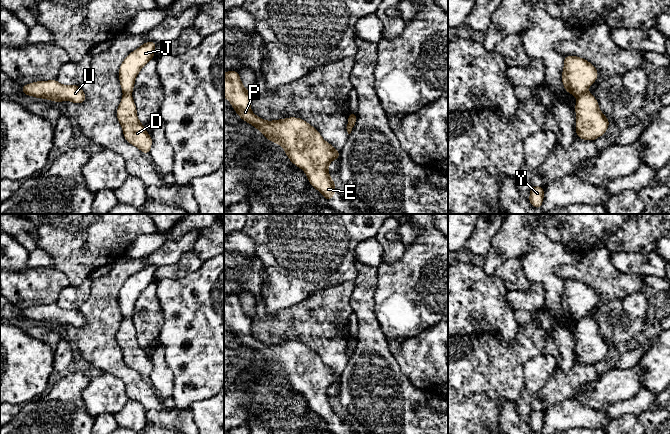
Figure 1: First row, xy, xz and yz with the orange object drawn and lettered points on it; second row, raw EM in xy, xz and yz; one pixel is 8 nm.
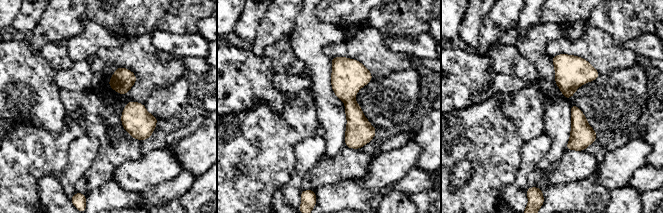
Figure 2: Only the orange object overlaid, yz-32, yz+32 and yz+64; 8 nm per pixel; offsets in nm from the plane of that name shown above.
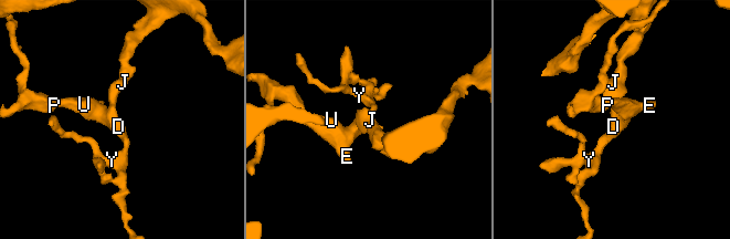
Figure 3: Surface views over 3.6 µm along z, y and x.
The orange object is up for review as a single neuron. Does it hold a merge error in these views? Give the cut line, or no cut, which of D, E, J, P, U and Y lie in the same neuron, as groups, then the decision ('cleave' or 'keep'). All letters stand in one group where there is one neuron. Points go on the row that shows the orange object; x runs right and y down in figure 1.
cut yz (587, 90), (577, 96); groups D E P U Y / J; cleave

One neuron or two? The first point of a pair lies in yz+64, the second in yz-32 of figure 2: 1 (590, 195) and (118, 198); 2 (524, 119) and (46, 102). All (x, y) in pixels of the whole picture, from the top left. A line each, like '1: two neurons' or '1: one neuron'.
1: one neuron
2: two neurons

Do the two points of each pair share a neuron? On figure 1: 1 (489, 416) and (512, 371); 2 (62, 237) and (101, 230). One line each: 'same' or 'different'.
1: same
2: same

